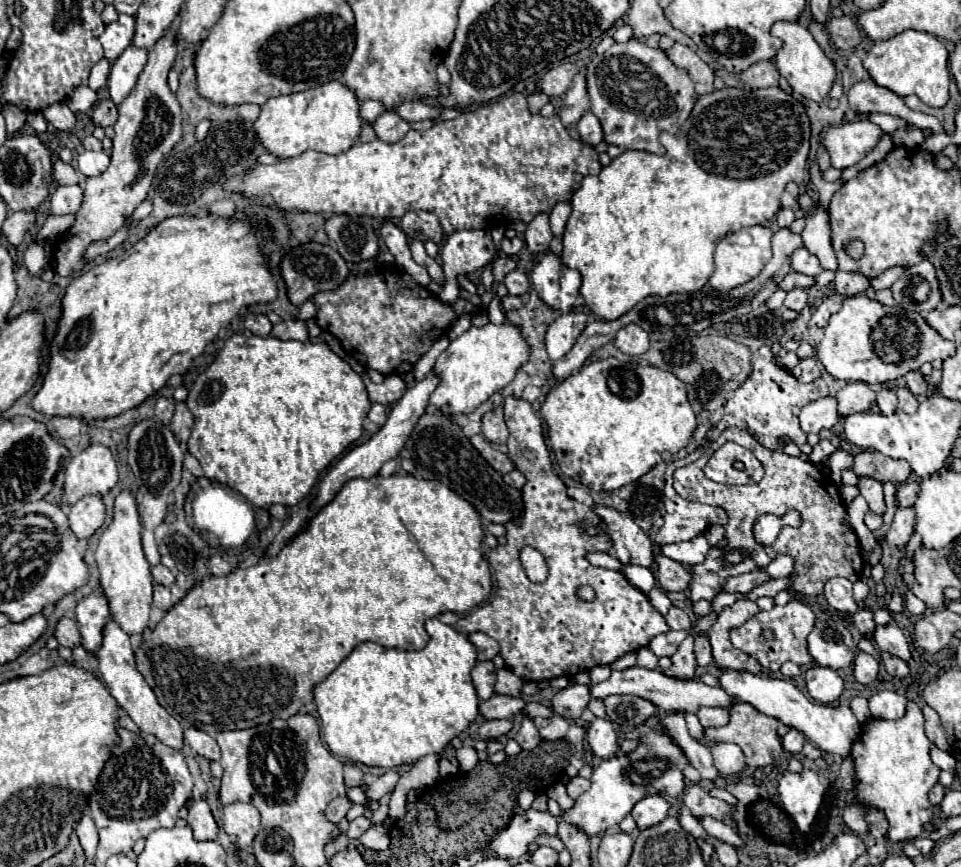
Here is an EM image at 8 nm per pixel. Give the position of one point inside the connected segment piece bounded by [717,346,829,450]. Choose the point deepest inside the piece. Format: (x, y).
(766, 405)

